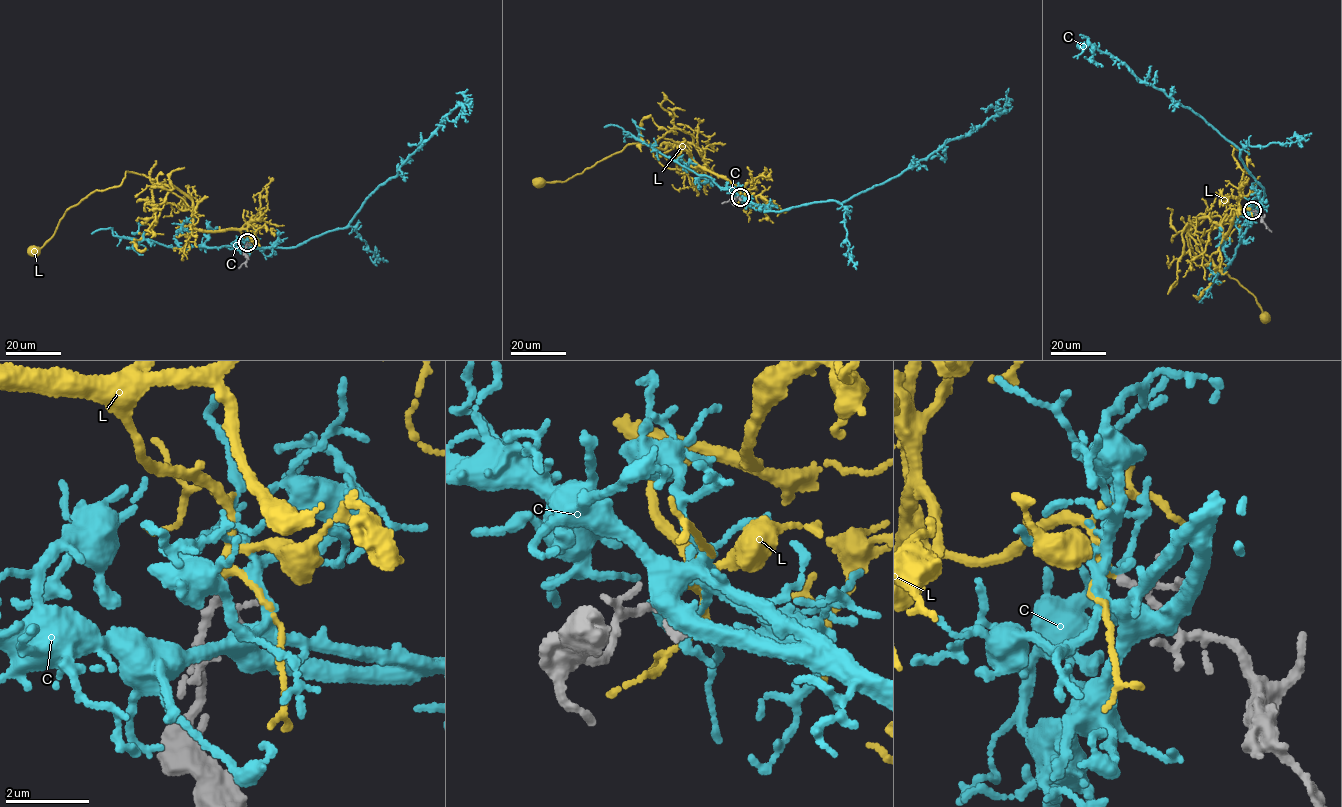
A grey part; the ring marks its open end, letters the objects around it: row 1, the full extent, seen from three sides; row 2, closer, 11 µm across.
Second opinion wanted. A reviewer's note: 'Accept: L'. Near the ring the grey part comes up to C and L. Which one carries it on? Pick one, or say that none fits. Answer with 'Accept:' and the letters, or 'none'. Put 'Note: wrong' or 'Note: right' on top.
Note: right
Accept: L

